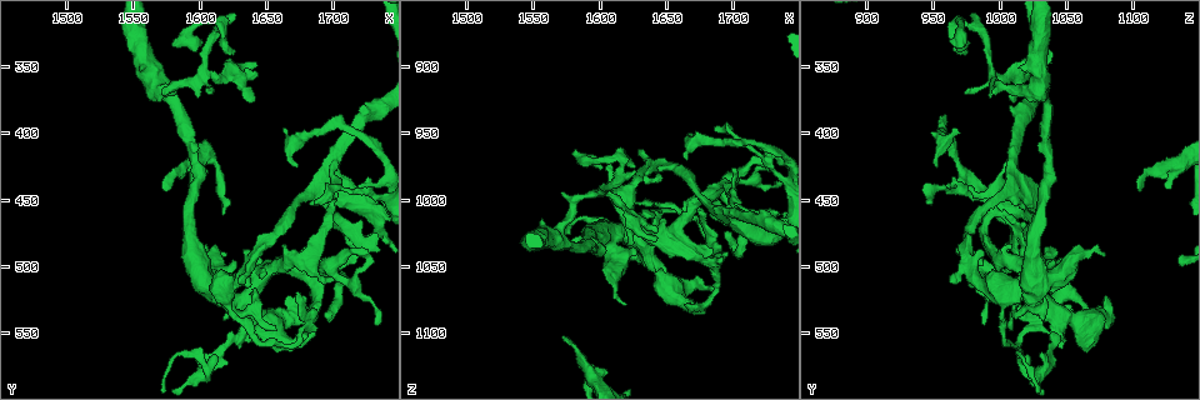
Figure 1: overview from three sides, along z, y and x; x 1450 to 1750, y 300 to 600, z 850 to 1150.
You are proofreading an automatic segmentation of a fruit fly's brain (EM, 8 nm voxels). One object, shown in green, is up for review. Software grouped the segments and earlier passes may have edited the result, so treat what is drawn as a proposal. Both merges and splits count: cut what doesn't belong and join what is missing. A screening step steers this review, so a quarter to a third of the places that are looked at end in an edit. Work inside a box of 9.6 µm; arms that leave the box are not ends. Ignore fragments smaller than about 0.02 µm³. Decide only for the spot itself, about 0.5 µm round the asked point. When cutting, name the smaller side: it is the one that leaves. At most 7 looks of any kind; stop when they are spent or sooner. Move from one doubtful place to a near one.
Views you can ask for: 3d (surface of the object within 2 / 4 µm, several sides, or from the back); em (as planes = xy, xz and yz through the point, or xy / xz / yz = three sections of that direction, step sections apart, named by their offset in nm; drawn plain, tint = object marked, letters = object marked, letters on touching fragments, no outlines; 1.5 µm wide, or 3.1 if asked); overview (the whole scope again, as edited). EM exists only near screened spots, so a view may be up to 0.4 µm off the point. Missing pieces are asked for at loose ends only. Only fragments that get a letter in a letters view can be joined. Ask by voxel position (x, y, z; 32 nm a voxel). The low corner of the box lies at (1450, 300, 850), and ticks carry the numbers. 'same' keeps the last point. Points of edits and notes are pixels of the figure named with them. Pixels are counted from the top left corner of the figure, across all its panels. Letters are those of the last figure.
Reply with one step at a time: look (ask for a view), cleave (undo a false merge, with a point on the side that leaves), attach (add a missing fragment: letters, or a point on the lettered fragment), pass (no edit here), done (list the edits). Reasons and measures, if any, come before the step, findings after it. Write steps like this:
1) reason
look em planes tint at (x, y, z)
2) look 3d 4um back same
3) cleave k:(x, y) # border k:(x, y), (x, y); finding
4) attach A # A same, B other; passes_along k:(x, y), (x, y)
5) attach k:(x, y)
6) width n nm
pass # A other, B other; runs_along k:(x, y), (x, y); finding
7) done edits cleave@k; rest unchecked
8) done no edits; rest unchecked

sudden change in width
look em xz step 8 letters at (1736, 450, 984)

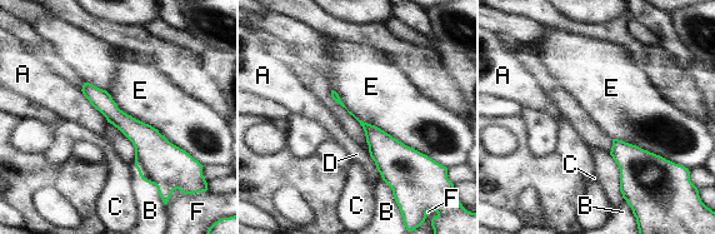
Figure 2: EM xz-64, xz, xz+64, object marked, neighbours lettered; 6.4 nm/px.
width 110 nm
pass # A other, B other, C other, D other, E other, F other; border 2:(331, 89), (359, 119), (434, 160); all the same neuron

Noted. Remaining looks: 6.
branch stops here
look em planes letters at (1628, 342, 978)

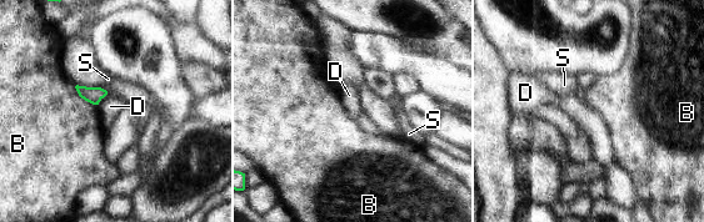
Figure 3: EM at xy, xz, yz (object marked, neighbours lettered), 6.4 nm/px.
pass # B other, D other, S other; border 3:(74, 86), (81, 97), (96, 105); no lettered fragment goes on from it

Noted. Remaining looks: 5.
branch stops here
look 3d 2um at (1632, 536, 1008)

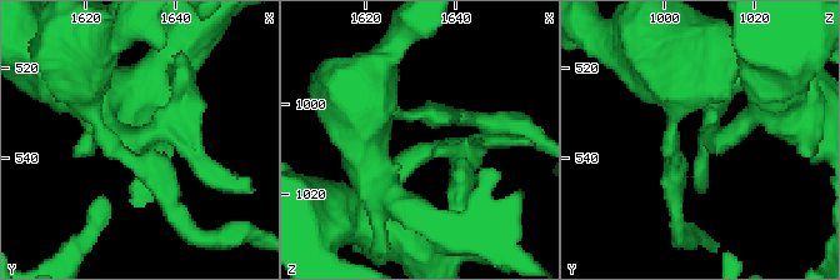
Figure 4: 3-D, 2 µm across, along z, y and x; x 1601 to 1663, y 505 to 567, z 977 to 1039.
look em planes letters at (1633, 535, 1008)

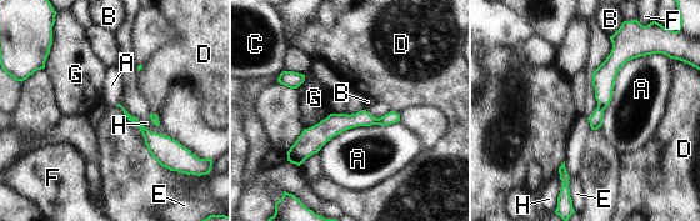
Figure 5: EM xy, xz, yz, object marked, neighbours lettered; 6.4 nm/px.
cleave 5:(391, 117) # A other, B other, C other, D other, E other, F other, G other, H other; border 5:(378, 119), (374, 124); two neurons meet here

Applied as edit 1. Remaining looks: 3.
done edits cleave@5; rest unchecked

